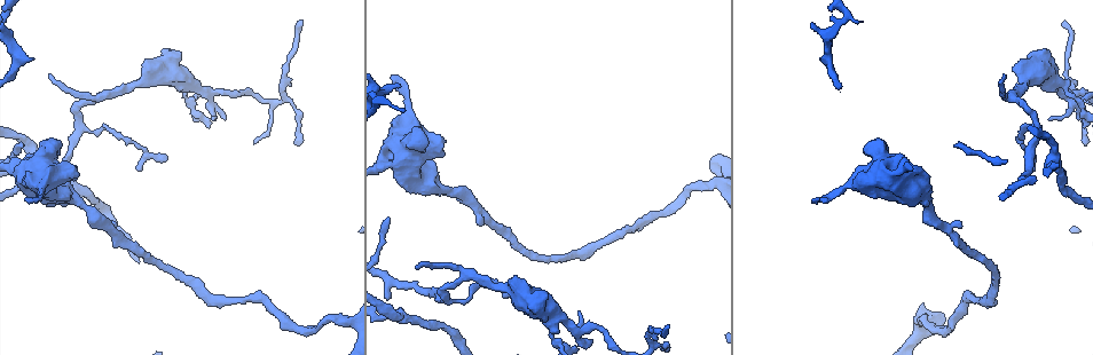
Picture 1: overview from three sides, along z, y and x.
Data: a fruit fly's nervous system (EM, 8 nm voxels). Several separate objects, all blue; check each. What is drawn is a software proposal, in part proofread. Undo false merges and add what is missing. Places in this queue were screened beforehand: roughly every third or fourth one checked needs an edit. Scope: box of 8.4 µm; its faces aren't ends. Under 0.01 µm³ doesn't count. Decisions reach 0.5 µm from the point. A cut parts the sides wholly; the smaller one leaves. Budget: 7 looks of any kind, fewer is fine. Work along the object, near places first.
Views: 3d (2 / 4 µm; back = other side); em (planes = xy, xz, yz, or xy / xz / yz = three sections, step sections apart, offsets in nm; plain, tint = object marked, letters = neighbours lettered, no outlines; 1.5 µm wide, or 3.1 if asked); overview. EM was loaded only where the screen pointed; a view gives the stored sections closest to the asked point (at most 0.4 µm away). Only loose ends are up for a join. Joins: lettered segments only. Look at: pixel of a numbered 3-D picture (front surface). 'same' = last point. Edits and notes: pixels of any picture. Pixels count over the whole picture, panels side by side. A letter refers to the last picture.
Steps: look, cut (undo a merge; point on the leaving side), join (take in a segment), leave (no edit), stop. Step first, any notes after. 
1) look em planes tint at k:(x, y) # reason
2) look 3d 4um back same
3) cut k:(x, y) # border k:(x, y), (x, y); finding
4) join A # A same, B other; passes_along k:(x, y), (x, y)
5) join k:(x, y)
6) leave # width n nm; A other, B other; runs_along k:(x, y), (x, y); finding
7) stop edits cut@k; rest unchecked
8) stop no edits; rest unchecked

look em planes tint at 1:(338, 323) # abrupt turn

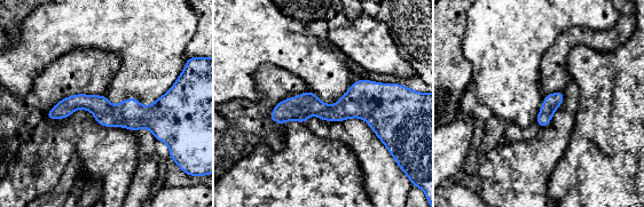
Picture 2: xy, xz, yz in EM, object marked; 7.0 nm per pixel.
look em planes letters same # see the neighbours

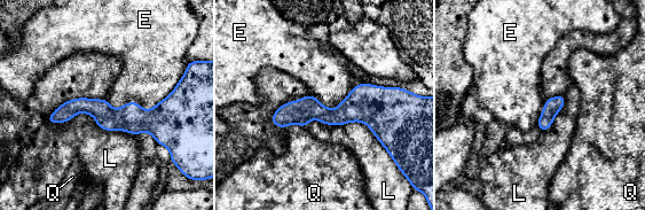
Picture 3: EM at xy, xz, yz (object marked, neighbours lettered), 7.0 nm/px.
leave # width 120 nm; E other, L other, Q other; border 3:(47, 121), (87, 113), (136, 135); one neuron here

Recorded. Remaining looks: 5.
look em yz step 8 letters at 1:(556, 339) # calibre changes

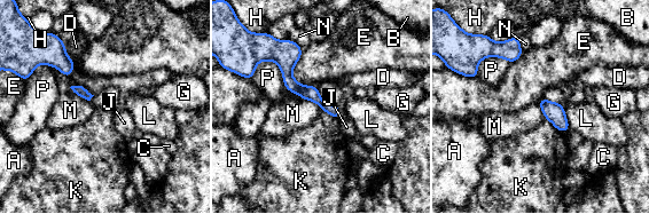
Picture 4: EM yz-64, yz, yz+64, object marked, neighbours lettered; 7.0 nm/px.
leave # width 110 nm; A other, B other, C other, D other, E other, G other, H other, J other, K other, L other, M other, N other, P other; border 4:(305, 98), (314, 102), (321, 109); continuous, no second neuron

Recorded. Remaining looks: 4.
look em yz step 4 letters at 1:(1004, 78)

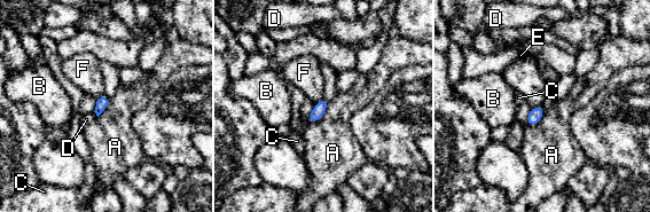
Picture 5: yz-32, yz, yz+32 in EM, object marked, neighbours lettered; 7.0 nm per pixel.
leave # A other, B other, C other, D other, E other, F other; border 5:(328, 103), (324, 112), (310, 124); none of them fits

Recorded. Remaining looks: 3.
stop no edits; rest unchecked

